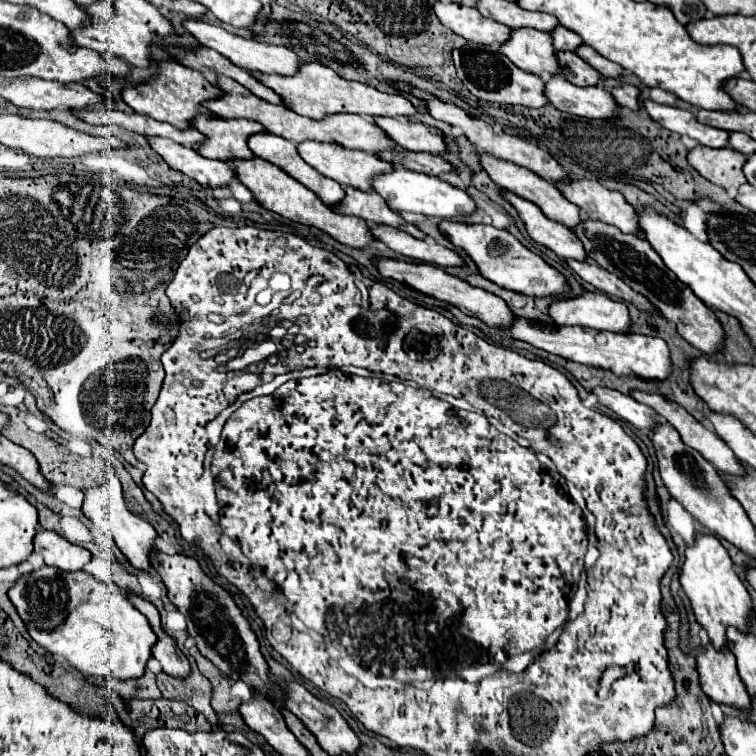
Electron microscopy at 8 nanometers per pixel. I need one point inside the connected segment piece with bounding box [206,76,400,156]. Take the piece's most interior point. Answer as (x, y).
(353, 132)

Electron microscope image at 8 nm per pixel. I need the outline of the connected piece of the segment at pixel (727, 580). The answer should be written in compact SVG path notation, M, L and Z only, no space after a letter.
M710 534L696 536L696 542L686 550L684 568L680 572L680 584L692 602L696 620L708 632L712 646L716 650L722 650L724 646L728 646L728 638L726 638L728 628L738 628L742 632L750 630L748 620L752 616L752 598L744 582L738 578L734 564L728 556L728 550L720 544L718 538Z

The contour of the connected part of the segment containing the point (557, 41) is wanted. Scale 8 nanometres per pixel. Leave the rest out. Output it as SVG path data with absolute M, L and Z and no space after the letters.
M556 26L550 32L550 36L552 36L552 44L556 50L576 50L576 46L582 44L582 38L578 38L578 34L570 32L564 26Z

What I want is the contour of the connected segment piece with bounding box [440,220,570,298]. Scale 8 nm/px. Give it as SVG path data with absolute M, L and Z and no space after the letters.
M448 220L440 224L440 230L450 238L454 246L464 248L468 252L468 256L476 262L484 278L492 280L494 284L506 290L514 290L532 298L544 298L544 296L562 298L570 292L570 286L564 280L562 272L558 272L554 266L546 264L538 254L522 246L520 240L512 236L508 230L498 230L486 224L460 224L460 222L448 222Z

